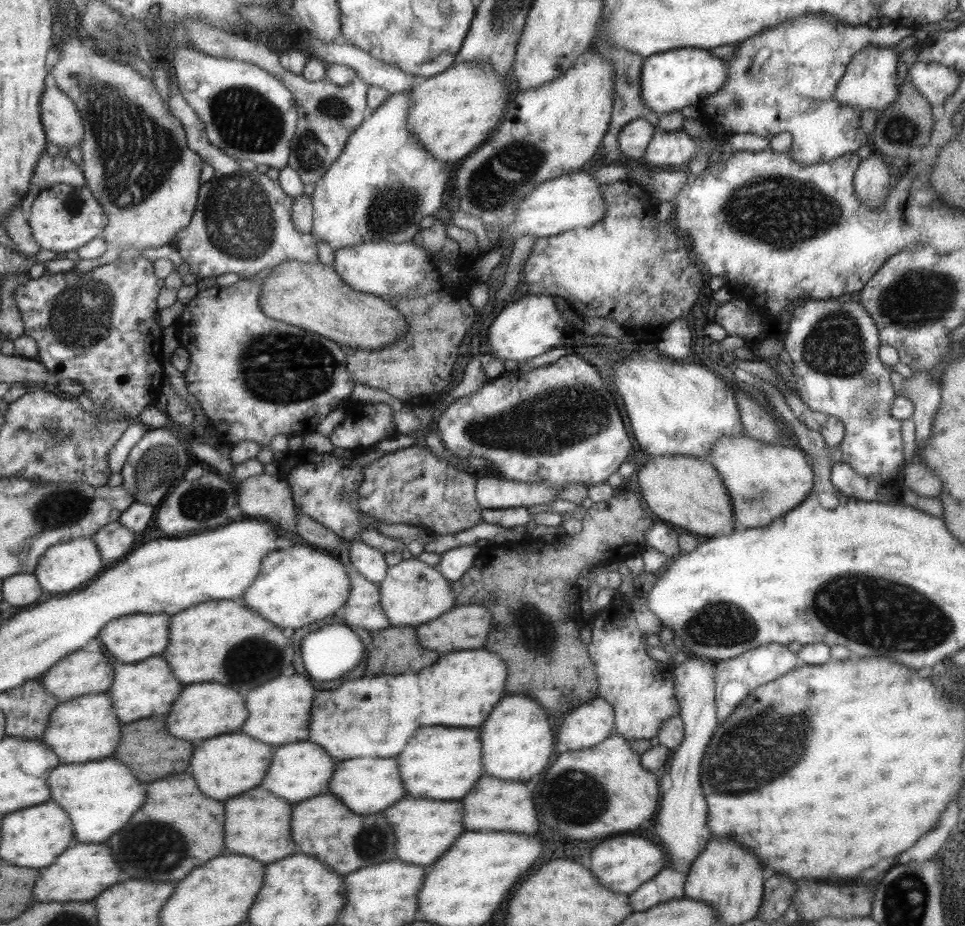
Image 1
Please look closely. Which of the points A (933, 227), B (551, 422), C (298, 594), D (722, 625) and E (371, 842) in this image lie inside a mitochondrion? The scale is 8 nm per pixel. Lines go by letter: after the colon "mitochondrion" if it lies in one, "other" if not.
A: other
B: mitochondrion
C: other
D: mitochondrion
E: mitochondrion

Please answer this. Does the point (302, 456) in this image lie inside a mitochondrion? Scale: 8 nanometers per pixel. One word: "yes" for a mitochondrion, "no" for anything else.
no

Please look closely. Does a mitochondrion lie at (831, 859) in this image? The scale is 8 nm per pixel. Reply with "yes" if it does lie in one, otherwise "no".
no

